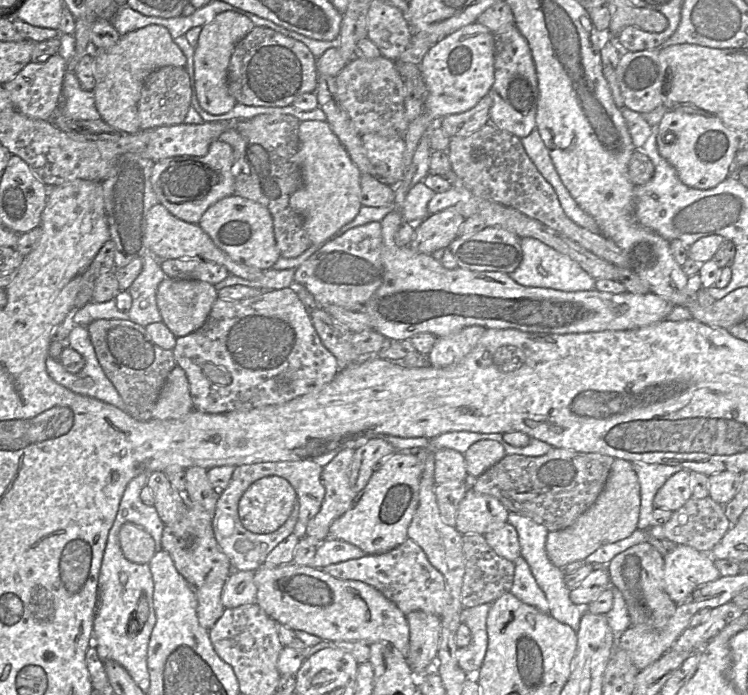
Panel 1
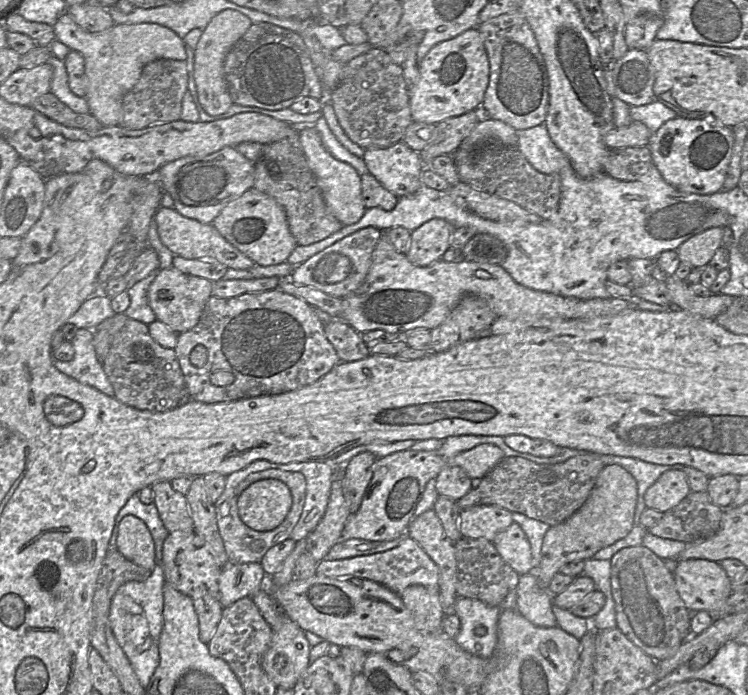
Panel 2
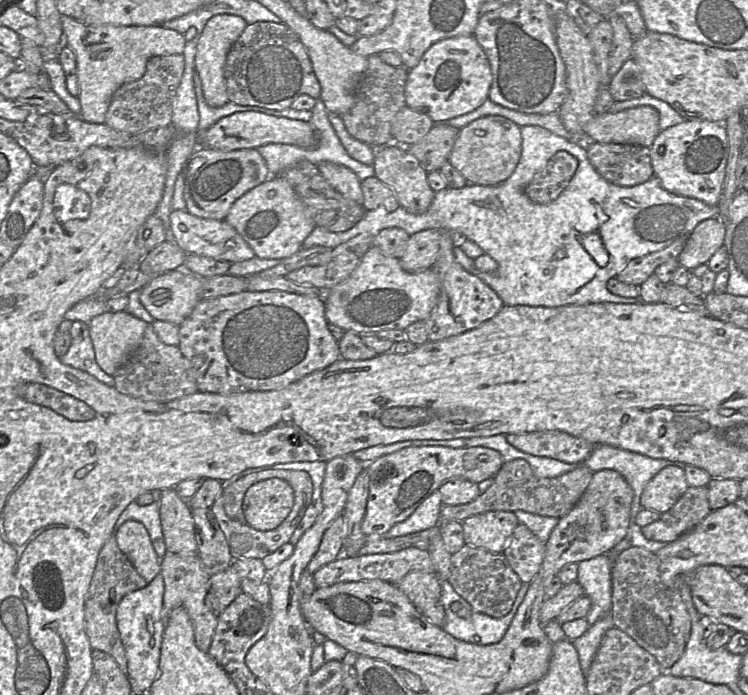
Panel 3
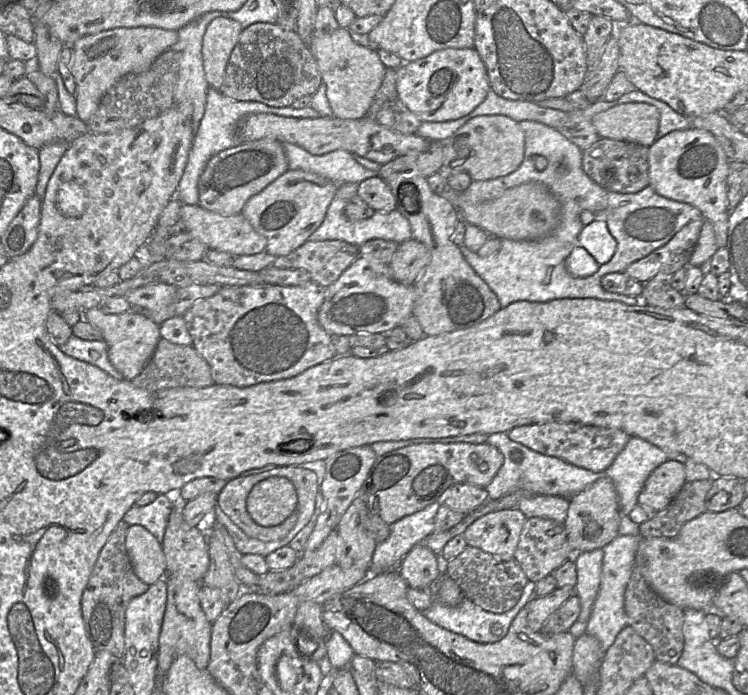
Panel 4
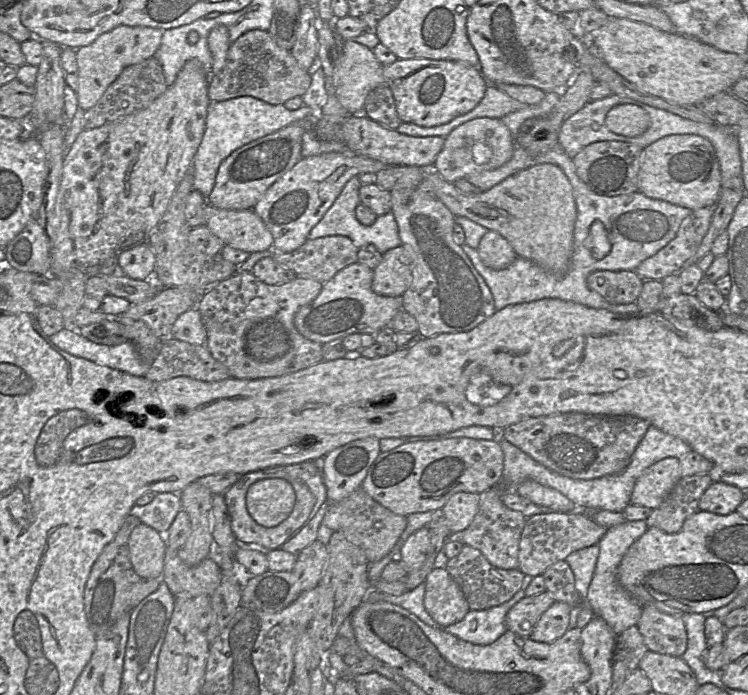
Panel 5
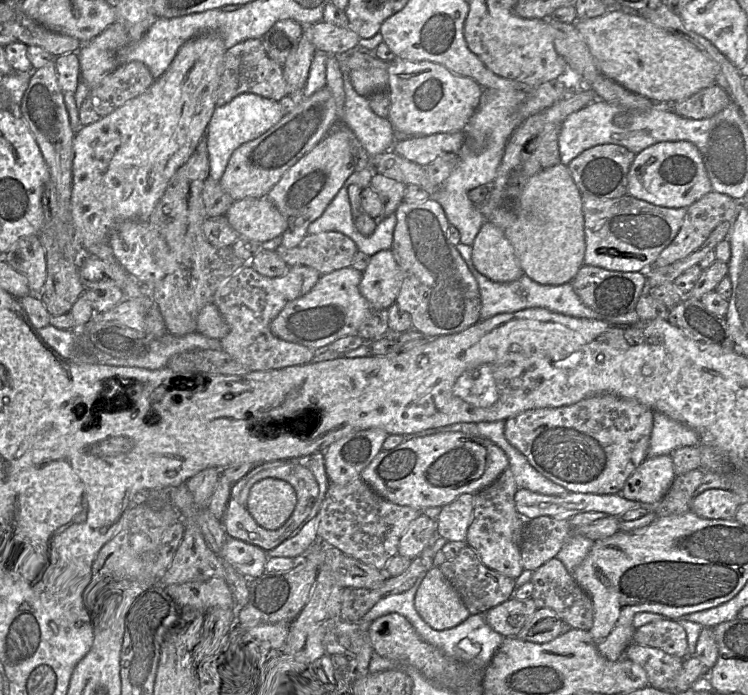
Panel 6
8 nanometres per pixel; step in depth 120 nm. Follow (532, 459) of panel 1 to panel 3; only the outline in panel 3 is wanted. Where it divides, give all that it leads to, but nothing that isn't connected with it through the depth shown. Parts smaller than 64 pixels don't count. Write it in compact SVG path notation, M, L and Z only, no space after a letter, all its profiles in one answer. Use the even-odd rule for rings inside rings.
M524 459L504 462L491 479L489 487L473 501L462 505L443 505L440 510L440 521L457 520L493 510L523 510L532 514L561 518L566 515L580 499L589 485L593 471L585 464L579 464L556 477L539 477Z

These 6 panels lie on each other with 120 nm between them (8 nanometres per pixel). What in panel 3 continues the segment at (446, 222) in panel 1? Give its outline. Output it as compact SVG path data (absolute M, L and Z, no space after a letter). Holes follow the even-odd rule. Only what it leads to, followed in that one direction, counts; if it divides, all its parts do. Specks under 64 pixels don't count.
M426 229L410 236L400 258L402 268L411 273L430 269L434 266L440 242L440 231Z

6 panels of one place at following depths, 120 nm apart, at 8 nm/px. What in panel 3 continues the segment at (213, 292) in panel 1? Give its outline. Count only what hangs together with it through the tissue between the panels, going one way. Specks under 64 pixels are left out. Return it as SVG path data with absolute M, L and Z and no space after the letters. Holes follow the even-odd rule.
M176 269L152 277L141 290L140 301L155 320L181 325L201 300L202 278L186 271Z

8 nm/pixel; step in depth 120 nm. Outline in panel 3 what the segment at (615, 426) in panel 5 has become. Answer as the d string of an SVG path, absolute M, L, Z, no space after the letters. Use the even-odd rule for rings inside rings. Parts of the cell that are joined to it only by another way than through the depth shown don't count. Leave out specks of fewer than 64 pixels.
M558 430L512 433L505 437L509 444L525 453L572 464L583 463L595 448L583 438Z

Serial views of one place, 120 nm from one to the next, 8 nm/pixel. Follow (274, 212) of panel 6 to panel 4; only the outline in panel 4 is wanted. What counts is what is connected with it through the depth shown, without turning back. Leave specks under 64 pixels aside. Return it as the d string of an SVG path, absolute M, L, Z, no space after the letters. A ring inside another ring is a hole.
M198 204L182 205L180 212L185 224L185 231L205 244L210 250L219 250L235 256L242 256L258 254L266 249L267 239L260 235L242 214L223 216L208 211Z

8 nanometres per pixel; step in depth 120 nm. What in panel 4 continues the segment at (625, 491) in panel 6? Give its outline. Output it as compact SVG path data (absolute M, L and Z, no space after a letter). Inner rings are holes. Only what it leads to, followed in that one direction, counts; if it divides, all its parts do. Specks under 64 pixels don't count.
M666 461L649 475L638 496L638 505L661 511L671 503L685 483L684 464Z

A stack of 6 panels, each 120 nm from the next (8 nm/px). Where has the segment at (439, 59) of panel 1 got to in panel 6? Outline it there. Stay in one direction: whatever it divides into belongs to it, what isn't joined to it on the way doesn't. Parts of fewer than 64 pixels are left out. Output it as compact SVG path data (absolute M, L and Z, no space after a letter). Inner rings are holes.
M350 49L335 55L342 71L355 69L384 69L388 73L390 96L388 120L394 132L410 137L429 136L465 131L477 110L484 88L472 78L451 72L443 65L430 61L410 62L396 59L383 61L371 52Z

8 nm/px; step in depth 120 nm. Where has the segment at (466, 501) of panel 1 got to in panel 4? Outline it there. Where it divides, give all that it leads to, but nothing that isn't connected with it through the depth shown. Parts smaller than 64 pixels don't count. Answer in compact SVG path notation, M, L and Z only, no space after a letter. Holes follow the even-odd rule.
M518 508L492 511L476 519L462 535L467 545L510 560L526 519Z

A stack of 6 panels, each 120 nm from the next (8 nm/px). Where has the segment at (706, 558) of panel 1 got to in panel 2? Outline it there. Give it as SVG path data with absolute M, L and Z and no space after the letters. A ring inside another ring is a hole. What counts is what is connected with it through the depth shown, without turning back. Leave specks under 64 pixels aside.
M706 559L676 560L672 571L677 591L689 611L707 611L715 618L731 614L727 601L732 594L732 578L726 574L719 562Z

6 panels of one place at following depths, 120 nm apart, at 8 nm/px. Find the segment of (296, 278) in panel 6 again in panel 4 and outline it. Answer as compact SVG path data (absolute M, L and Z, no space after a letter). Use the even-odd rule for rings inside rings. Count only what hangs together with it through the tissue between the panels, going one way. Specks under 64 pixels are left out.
M315 282L299 286L222 286L213 296L196 302L183 318L192 337L192 346L211 368L214 384L248 387L288 379L337 357L331 335L318 321L325 289Z

